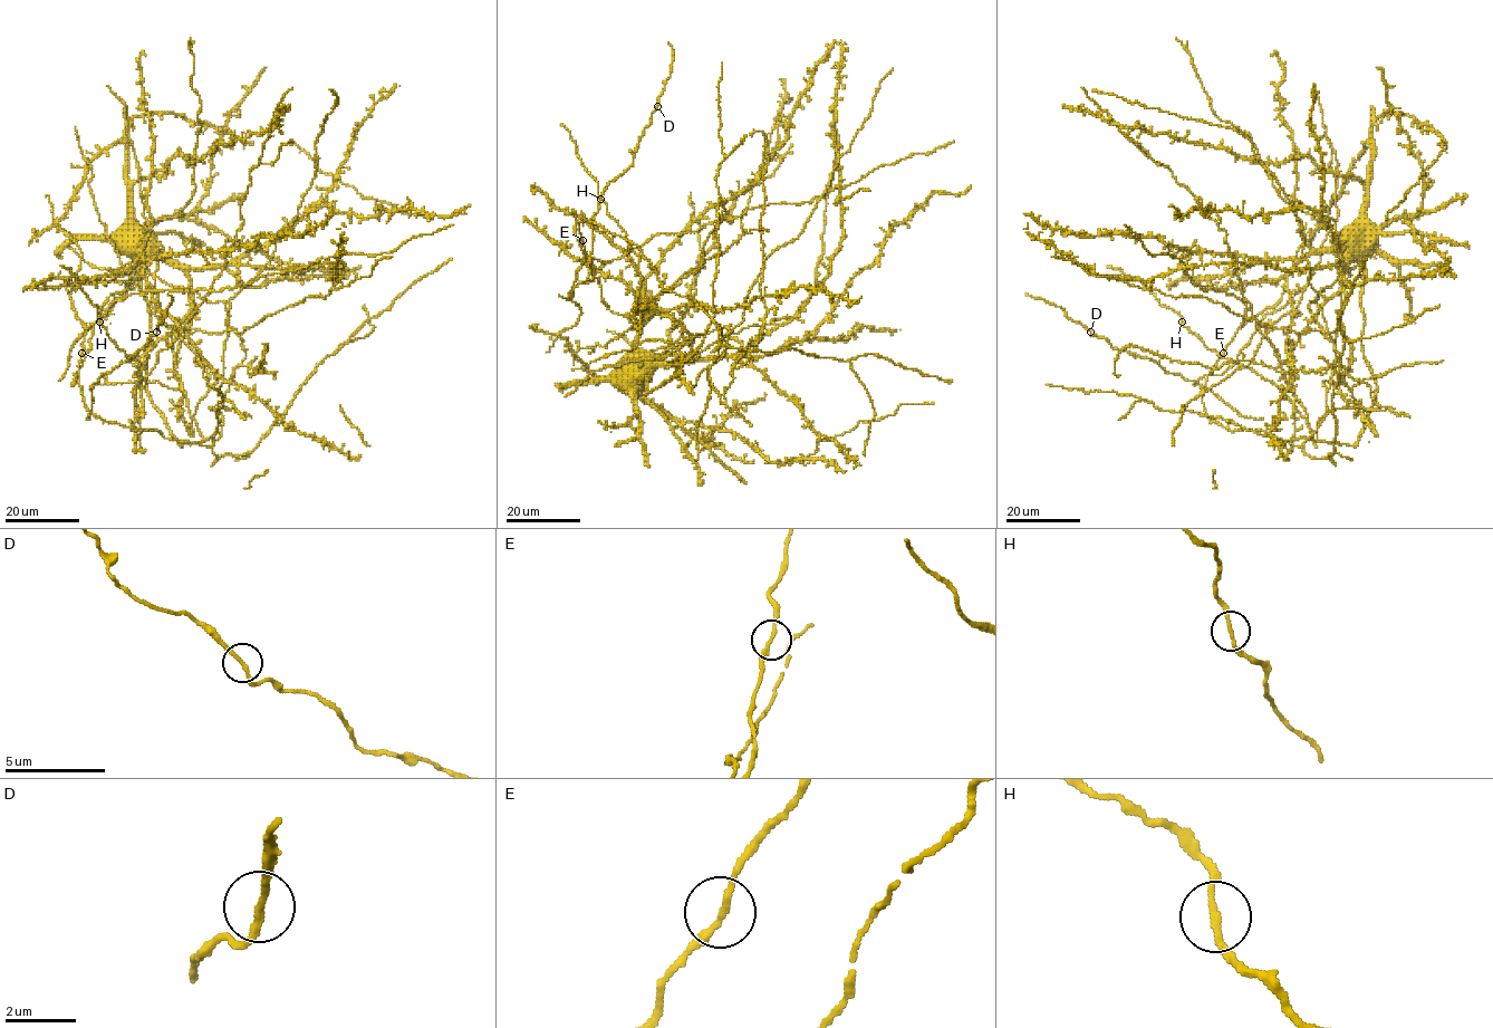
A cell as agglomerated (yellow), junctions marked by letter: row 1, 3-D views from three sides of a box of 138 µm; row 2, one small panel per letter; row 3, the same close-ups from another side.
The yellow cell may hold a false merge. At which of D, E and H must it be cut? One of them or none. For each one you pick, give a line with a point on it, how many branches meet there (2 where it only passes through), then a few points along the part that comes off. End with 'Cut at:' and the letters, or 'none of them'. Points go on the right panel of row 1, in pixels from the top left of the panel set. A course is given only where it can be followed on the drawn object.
Cut at: none of them

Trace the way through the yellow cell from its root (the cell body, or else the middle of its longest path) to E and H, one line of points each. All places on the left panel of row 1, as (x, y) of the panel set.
E: (140, 242), (127, 147), (116, 142), (88, 164), (59, 222), (82, 253), (69, 295), (86, 328), (82, 352)
H: (140, 242), (146, 236), (183, 270), (191, 303), (186, 317), (145, 355), (140, 410), (140, 364), (99, 322)

